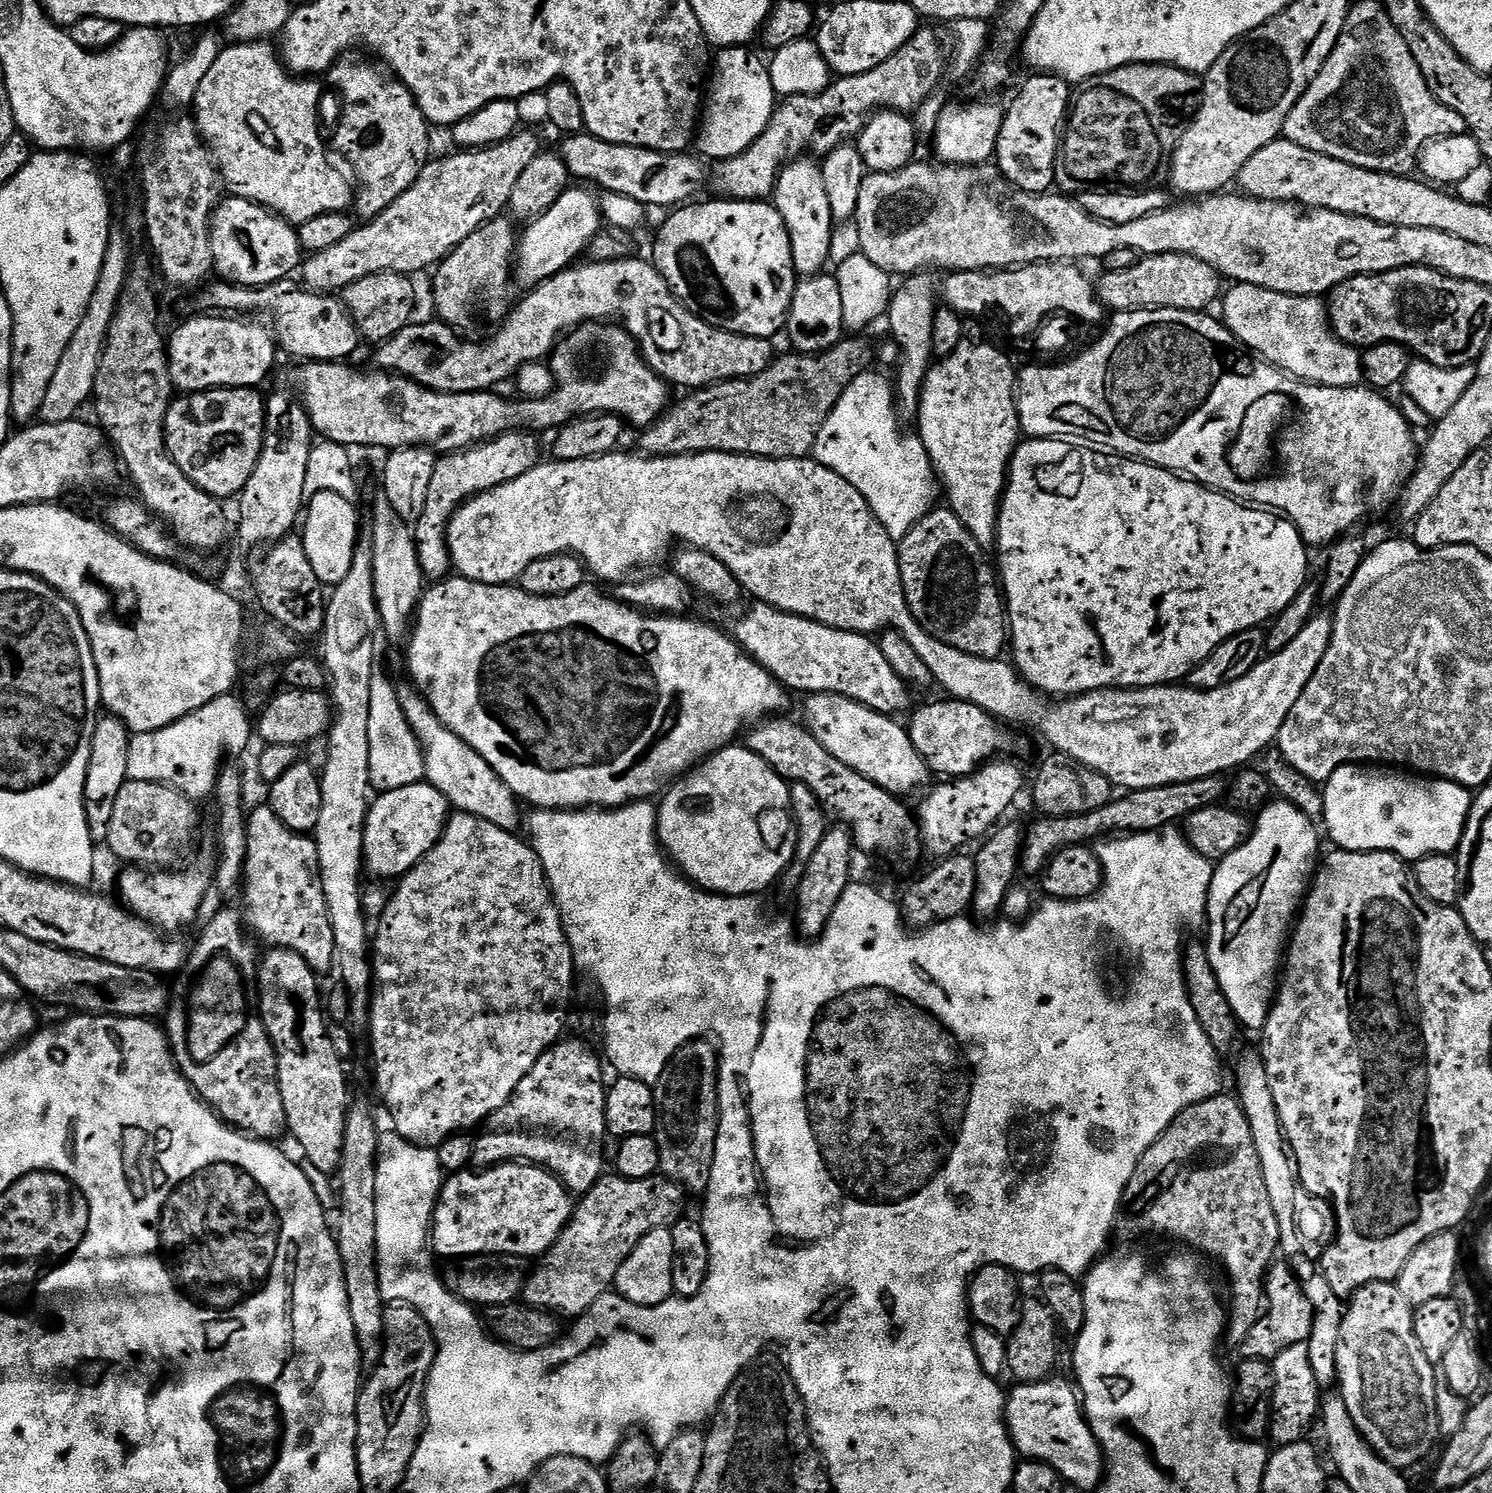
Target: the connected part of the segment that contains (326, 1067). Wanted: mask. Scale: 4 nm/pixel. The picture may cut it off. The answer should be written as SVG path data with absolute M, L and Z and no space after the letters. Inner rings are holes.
M273 947L268 953L263 953L262 959L258 964L258 991L260 993L260 1016L264 1019L264 1025L268 1031L270 1042L276 1051L276 1061L278 1062L278 1082L282 1090L282 1106L286 1106L286 1122L288 1123L287 1131L292 1132L292 1136L296 1139L296 1144L301 1148L303 1159L314 1162L319 1170L327 1174L339 1173L340 1163L342 1162L342 1140L346 1138L346 1118L348 1117L348 1109L350 1107L350 1099L348 1100L348 1076L344 1073L346 1068L345 1061L340 1059L338 1050L334 1050L334 1042L330 1042L329 1021L324 1021L324 1008L320 1005L320 988L316 985L318 980L317 973L306 962L306 958L302 958L297 952L292 952L288 948Z

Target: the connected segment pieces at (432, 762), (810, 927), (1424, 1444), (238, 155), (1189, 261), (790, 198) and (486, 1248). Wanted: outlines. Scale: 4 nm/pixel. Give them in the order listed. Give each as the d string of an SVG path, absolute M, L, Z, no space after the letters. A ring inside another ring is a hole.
M415 687L400 688L398 695L400 705L406 714L406 722L410 722L410 730L420 739L420 749L424 752L424 780L433 784L434 787L447 798L449 805L457 812L474 814L486 822L494 822L502 830L510 833L521 827L522 816L516 809L518 797L512 793L510 786L498 778L498 774L469 746L458 738L441 722L438 714L429 706L427 699Z
M832 826L822 838L818 850L814 850L814 858L806 861L806 874L794 893L796 899L794 927L801 937L815 938L826 930L842 894L853 879L852 852L854 853L854 841L851 832L844 826Z
M1395 1283L1367 1284L1347 1301L1338 1338L1337 1370L1338 1392L1346 1402L1346 1410L1350 1410L1350 1418L1354 1418L1354 1426L1382 1459L1393 1468L1409 1470L1431 1454L1436 1439L1442 1436L1435 1404L1435 1370L1414 1334L1414 1306L1402 1298Z
M267 40L250 42L249 44L229 43L221 49L214 66L206 72L202 84L198 87L196 101L194 103L194 119L200 134L204 138L204 143L212 149L212 155L222 173L222 178L230 189L231 195L240 196L244 200L249 200L255 204L261 204L263 208L269 208L284 217L289 224L299 226L310 222L310 218L318 218L318 214L330 214L331 212L348 212L354 204L354 184L348 180L332 165L332 160L328 157L328 152L324 149L324 140L320 137L320 88L317 81L312 78L297 78L284 66L281 53L277 45Z
M1162 254L1140 258L1132 268L1105 271L1098 280L1098 299L1105 309L1117 312L1147 312L1150 308L1173 308L1204 312L1221 295L1222 277L1214 266L1186 254Z
M797 158L784 165L776 180L774 203L788 227L794 266L801 277L815 276L829 267L832 234L838 224L832 215L830 198L826 198L826 182L822 182L820 170L821 165L815 159Z
M531 1162L493 1164L483 1171L453 1172L443 1181L432 1214L430 1243L437 1257L522 1256L539 1258L572 1221L573 1193L543 1166Z

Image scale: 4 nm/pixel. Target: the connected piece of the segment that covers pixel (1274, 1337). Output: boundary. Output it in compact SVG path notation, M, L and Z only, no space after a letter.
M1276 1262L1269 1268L1264 1278L1264 1299L1266 1301L1257 1322L1255 1331L1247 1336L1242 1345L1243 1355L1250 1360L1272 1361L1286 1346L1307 1344L1311 1337L1311 1326L1314 1322L1314 1310L1306 1294L1292 1273L1287 1263Z

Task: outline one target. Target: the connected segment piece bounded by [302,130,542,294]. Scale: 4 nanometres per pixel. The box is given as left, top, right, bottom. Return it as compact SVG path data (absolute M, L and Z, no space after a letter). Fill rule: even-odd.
M520 130L507 140L491 147L460 150L456 152L457 156L444 156L441 160L429 159L414 186L410 186L410 190L406 190L406 194L397 198L384 213L374 220L353 227L352 232L346 234L346 238L342 238L342 242L337 242L327 250L311 253L303 261L303 287L313 292L340 294L351 284L358 282L358 278L370 278L370 274L379 272L413 274L412 272L420 272L423 268L431 269L439 265L440 261L451 254L461 242L470 238L470 234L477 232L488 221L497 219L503 213L500 211L509 207L514 185L517 184L522 170L526 170L526 166L530 166L530 162L534 162L534 158L542 151L539 138L532 132L535 131Z

